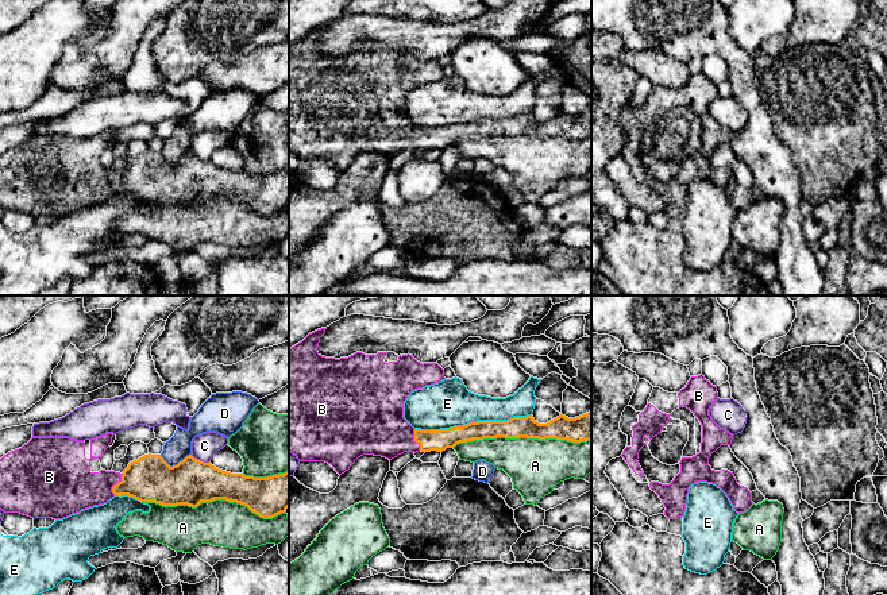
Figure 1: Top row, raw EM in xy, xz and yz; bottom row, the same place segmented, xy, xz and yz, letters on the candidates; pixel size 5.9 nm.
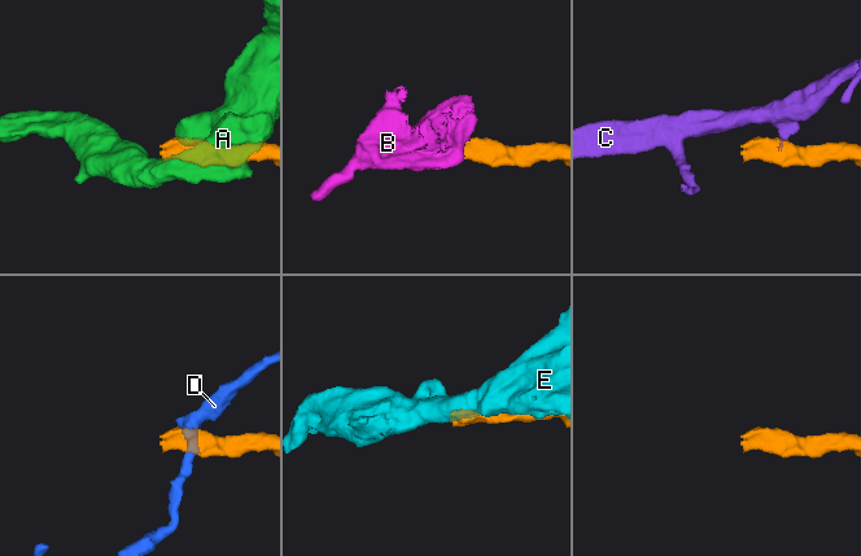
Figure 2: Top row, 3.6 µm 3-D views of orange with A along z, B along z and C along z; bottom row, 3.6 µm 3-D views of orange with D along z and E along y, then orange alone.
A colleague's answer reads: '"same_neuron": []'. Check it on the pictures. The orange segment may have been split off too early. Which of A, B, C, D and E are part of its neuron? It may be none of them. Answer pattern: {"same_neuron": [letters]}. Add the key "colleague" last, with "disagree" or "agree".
{"same_neuron": ["B"], "colleague": "disagree"}

